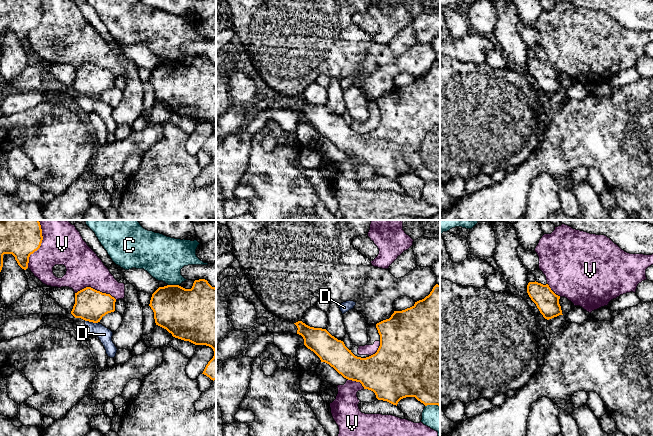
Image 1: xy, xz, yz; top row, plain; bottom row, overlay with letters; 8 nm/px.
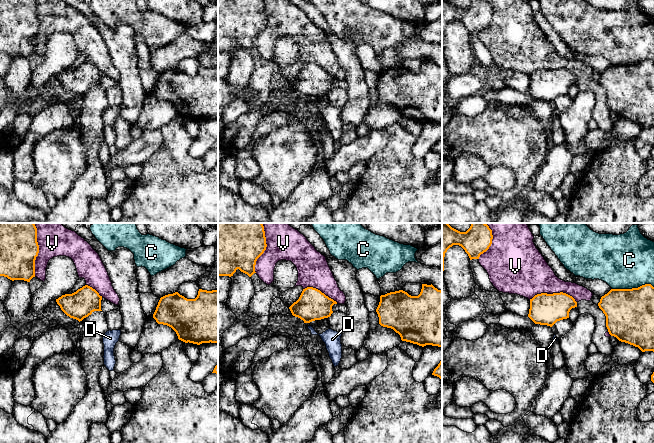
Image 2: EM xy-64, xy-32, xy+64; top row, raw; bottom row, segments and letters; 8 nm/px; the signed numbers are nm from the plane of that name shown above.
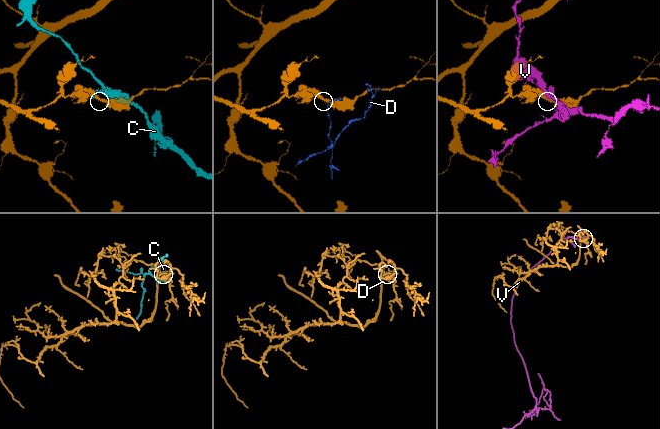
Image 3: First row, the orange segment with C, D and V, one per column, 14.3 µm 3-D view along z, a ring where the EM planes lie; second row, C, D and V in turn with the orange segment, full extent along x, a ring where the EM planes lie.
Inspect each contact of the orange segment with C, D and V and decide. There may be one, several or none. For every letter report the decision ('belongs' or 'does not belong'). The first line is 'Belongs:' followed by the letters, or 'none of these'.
Belongs: none of these
C: does not belong
D: does not belong
V: does not belong

